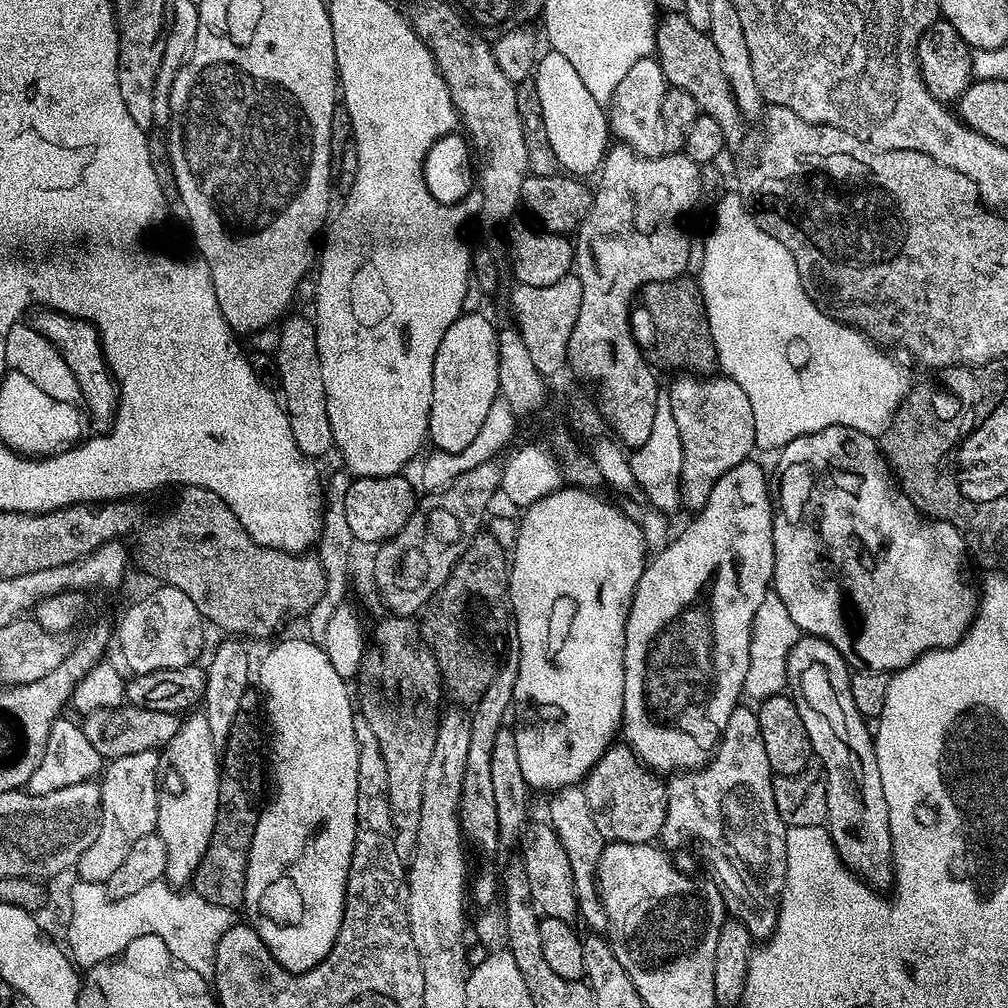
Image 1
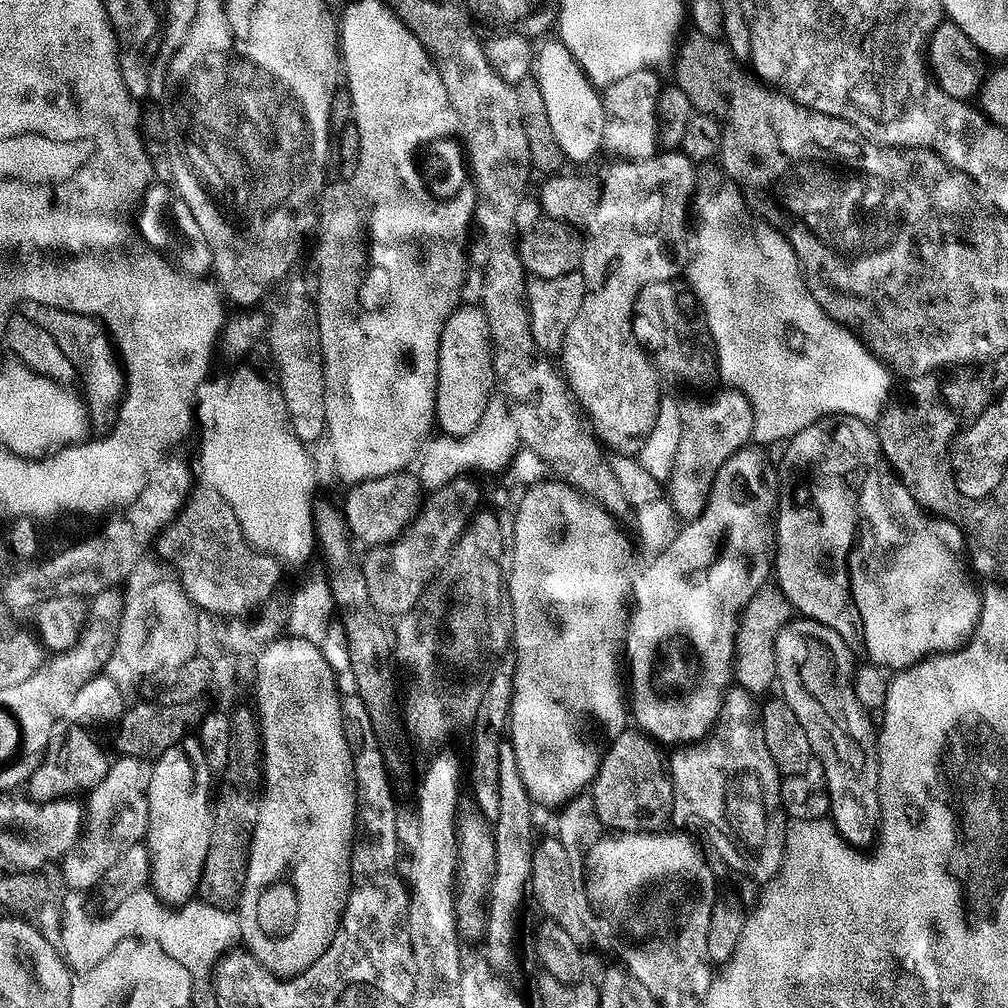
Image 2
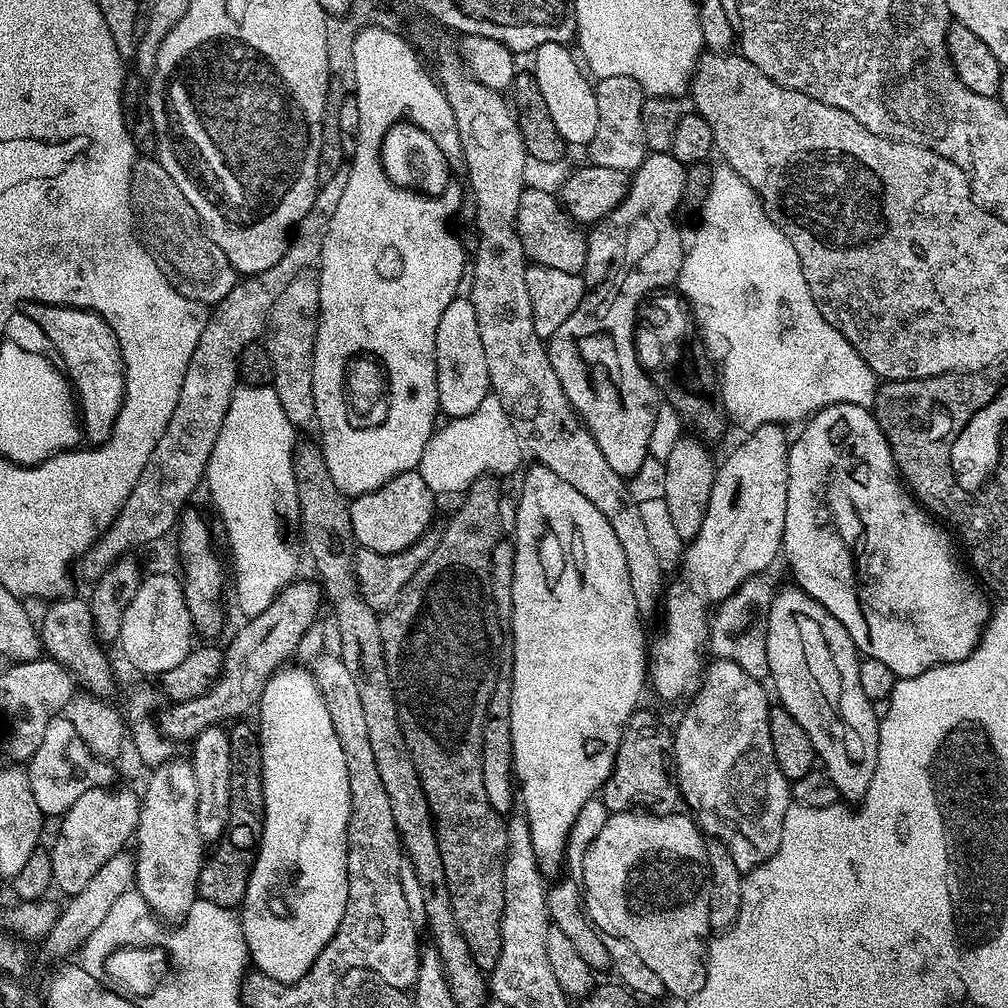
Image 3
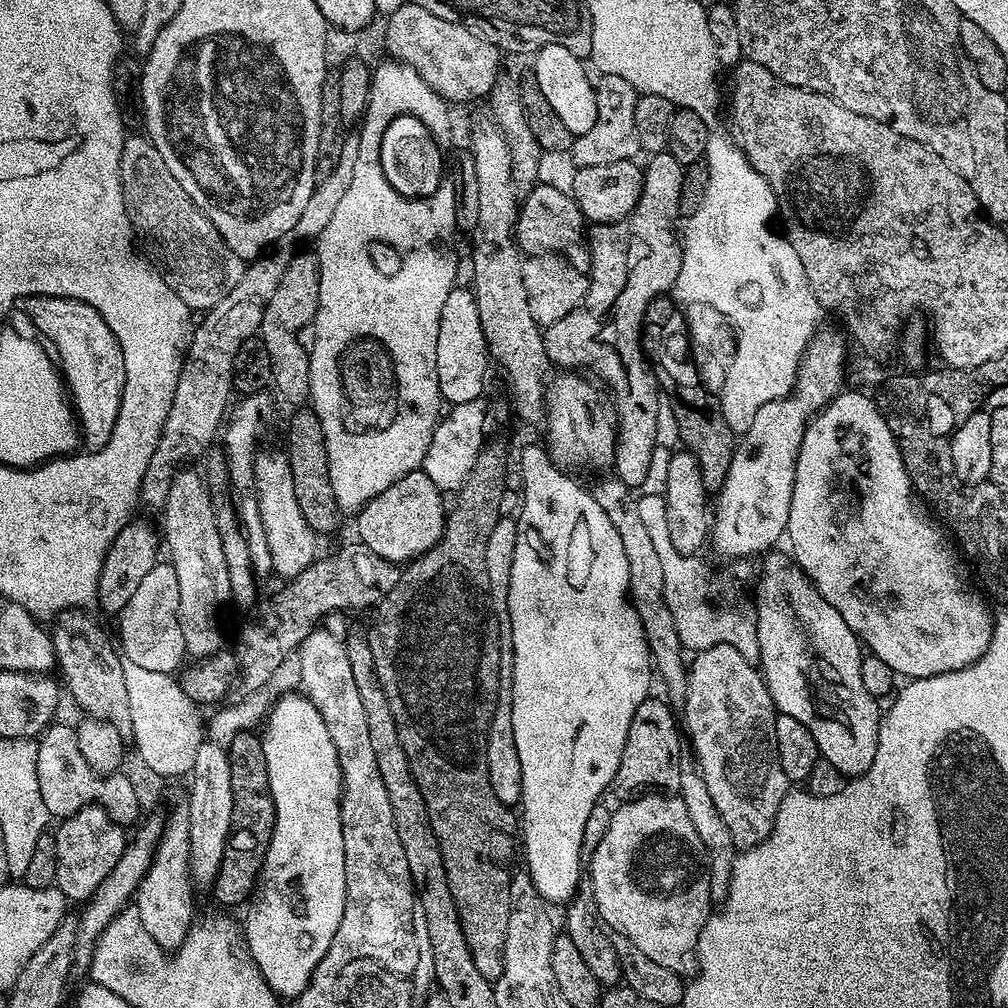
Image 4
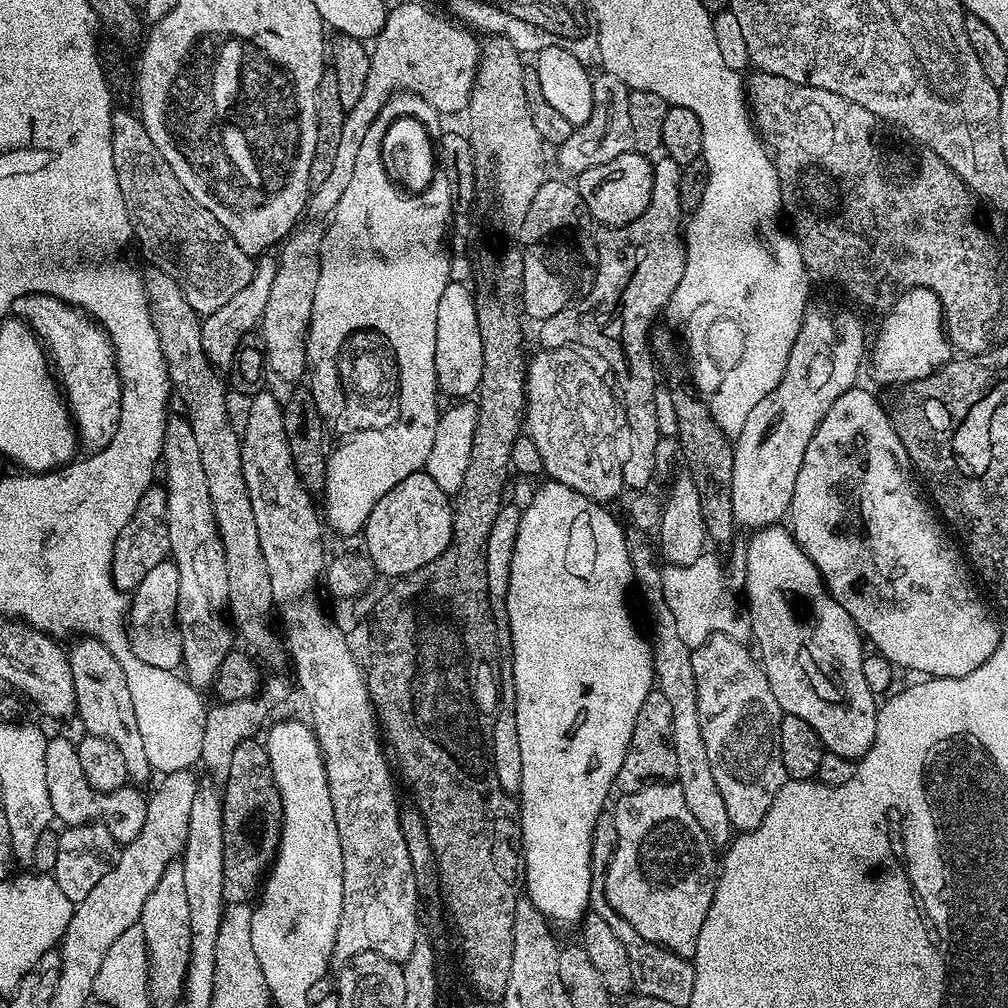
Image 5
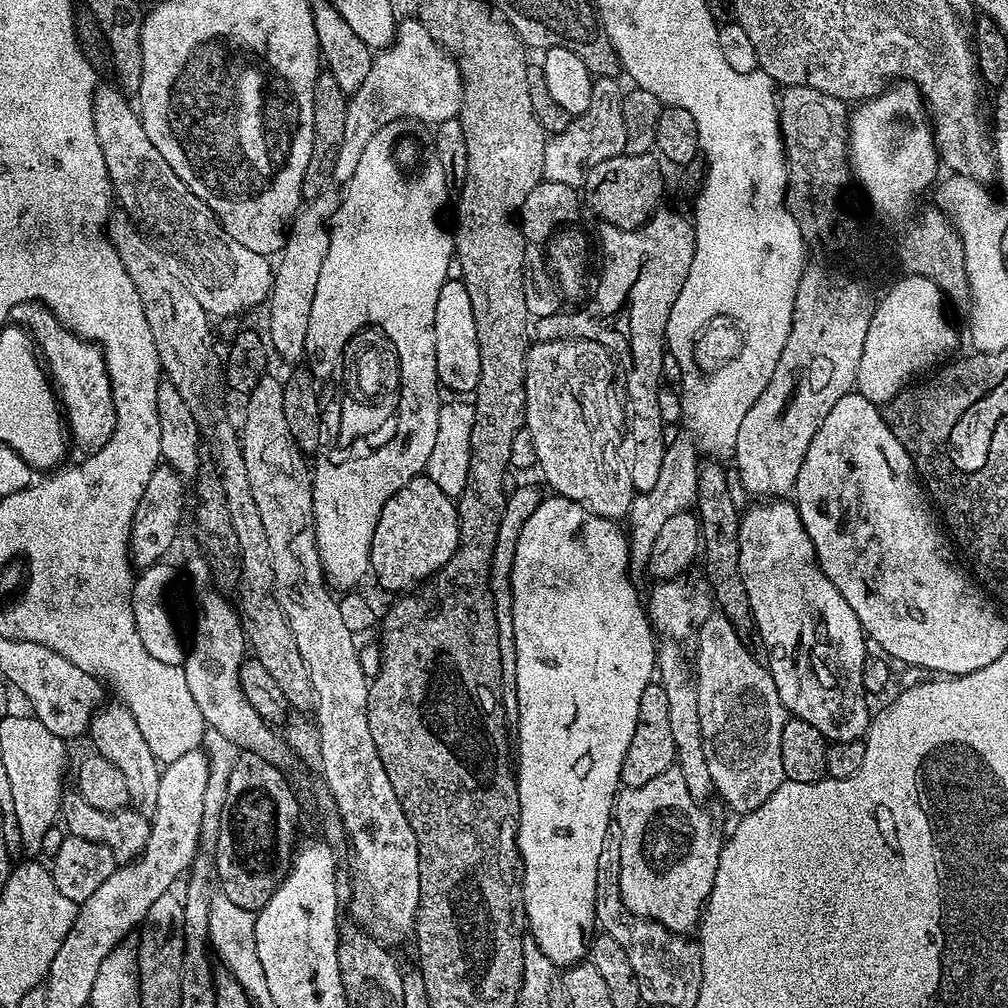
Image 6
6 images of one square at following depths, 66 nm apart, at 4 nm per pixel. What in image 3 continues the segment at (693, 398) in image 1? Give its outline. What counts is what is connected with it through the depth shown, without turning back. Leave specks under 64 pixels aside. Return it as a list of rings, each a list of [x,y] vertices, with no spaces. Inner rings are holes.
[[[692,434],[681,435],[680,440],[663,460],[666,476],[664,501],[670,509],[670,518],[674,522],[674,530],[678,530],[678,538],[682,542],[693,540],[702,530],[702,518],[706,518],[706,510],[710,506],[710,490],[712,477],[718,467],[708,453],[709,445]]]

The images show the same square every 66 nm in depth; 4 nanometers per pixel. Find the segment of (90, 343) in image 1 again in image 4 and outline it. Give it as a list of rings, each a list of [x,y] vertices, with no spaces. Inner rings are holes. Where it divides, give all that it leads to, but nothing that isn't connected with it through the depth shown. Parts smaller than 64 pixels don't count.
[[[23,296],[16,300],[15,307],[24,312],[30,322],[34,322],[37,333],[41,337],[45,336],[43,339],[50,348],[52,343],[60,359],[59,371],[74,405],[83,447],[95,450],[106,446],[118,422],[118,410],[126,382],[126,362],[110,326],[106,326],[94,306],[61,296]]]

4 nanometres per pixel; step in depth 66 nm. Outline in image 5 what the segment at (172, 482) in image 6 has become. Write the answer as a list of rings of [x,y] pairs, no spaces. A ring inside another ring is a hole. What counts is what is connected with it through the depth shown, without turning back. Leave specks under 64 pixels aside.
[[[145,487],[142,498],[138,498],[138,506],[134,506],[134,514],[130,514],[130,522],[122,526],[122,534],[118,534],[118,542],[114,542],[114,558],[112,559],[112,581],[119,592],[131,594],[135,592],[142,578],[154,570],[170,556],[170,526],[168,525],[168,493],[163,487]]]

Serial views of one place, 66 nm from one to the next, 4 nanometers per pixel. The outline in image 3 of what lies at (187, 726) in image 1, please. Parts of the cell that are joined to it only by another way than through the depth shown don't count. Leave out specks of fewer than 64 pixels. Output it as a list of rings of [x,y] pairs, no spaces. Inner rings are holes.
[[[173,758],[151,773],[148,785],[142,791],[140,821],[134,833],[134,855],[136,858],[135,891],[139,899],[146,901],[152,915],[169,925],[179,925],[190,914],[190,906],[198,899],[196,883],[200,867],[206,859],[206,844],[201,840],[197,825],[198,789],[197,779],[187,759]]]

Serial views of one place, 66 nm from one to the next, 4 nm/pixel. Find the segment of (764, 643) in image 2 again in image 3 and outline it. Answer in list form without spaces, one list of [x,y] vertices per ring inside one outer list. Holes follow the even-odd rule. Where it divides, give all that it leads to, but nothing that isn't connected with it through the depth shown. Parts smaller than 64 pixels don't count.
[[[767,575],[751,576],[734,594],[730,594],[724,599],[723,604],[715,609],[716,617],[711,617],[708,625],[708,634],[706,637],[707,647],[712,648],[712,656],[721,660],[733,660],[746,670],[755,680],[763,681],[768,676],[768,659],[766,658],[766,644],[760,644],[760,666],[750,666],[742,662],[742,642],[748,638],[760,638],[760,642],[766,642],[766,630],[768,629],[768,611],[772,605],[774,587],[768,581]]]

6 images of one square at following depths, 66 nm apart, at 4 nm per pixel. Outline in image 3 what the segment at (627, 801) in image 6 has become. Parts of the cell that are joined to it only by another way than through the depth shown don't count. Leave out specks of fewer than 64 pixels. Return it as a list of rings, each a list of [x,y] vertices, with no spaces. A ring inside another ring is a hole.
[[[633,810],[630,812],[614,812],[609,815],[606,826],[602,826],[602,831],[598,838],[587,841],[584,857],[580,860],[579,883],[582,885],[582,895],[584,898],[584,911],[588,913],[589,920],[600,929],[605,937],[613,938],[617,936],[623,943],[634,949],[638,958],[658,974],[664,983],[664,991],[670,997],[677,996],[681,1002],[692,999],[694,993],[702,990],[706,982],[706,941],[710,936],[708,923],[710,922],[710,886],[712,885],[712,875],[708,865],[708,846],[697,821],[691,815],[680,816],[681,814],[653,814],[647,810]]]

